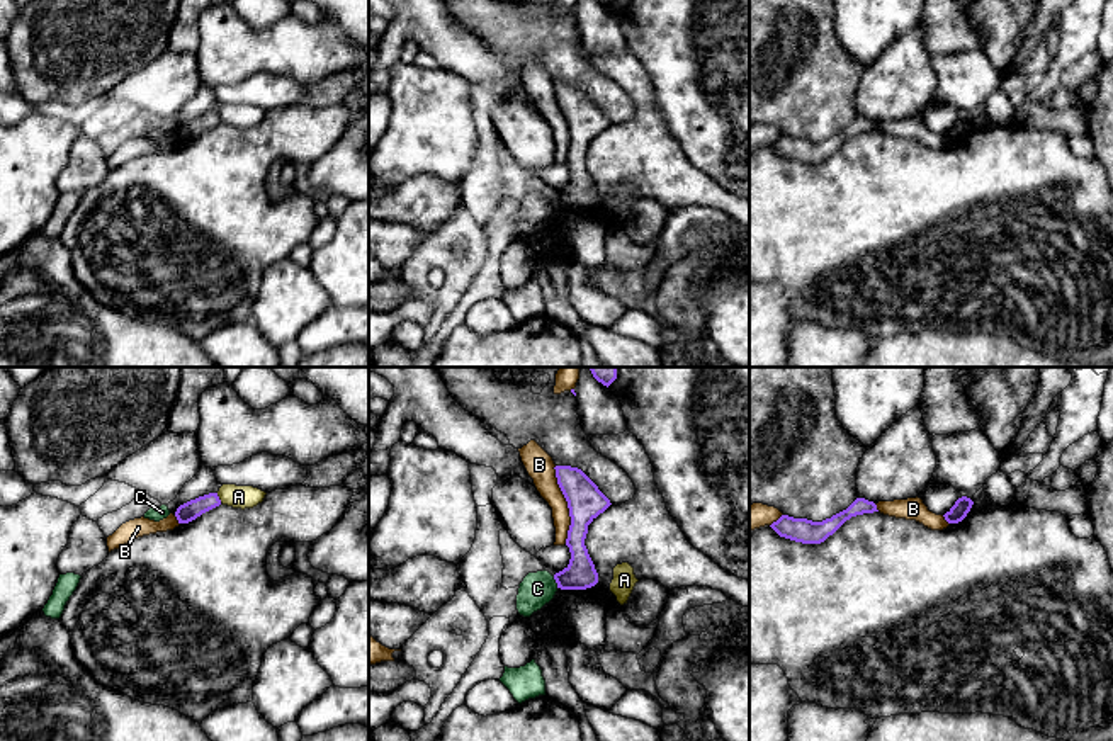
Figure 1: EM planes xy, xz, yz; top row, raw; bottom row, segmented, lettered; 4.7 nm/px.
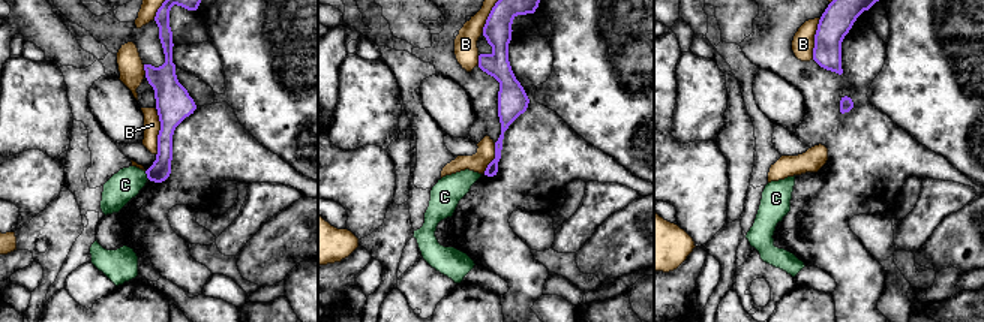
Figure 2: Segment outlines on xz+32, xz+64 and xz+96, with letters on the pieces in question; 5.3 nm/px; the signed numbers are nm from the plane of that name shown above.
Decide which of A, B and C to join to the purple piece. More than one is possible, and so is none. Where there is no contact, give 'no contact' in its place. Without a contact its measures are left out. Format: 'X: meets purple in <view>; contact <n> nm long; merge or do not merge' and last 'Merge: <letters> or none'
A: meets purple in xy; contact 50 nm long; do not merge
B: meets purple in xz; contact 380 nm long; do not merge
C: meets purple in xz; contact 60 nm long; do not merge
Merge: none

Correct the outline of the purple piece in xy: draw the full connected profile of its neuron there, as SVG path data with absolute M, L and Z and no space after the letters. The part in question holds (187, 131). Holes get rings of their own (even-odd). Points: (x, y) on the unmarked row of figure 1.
M209 112L209 114L199 116L195 119L190 119L190 121L180 124L175 131L175 136L177 136L178 143L189 143L189 141L195 139L197 136L201 136L202 133L206 133L219 124L221 124L221 119L219 119L218 112Z

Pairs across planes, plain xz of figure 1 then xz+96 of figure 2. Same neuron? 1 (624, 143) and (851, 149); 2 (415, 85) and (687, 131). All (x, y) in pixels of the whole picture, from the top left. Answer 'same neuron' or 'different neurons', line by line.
1: same neuron
2: same neuron

